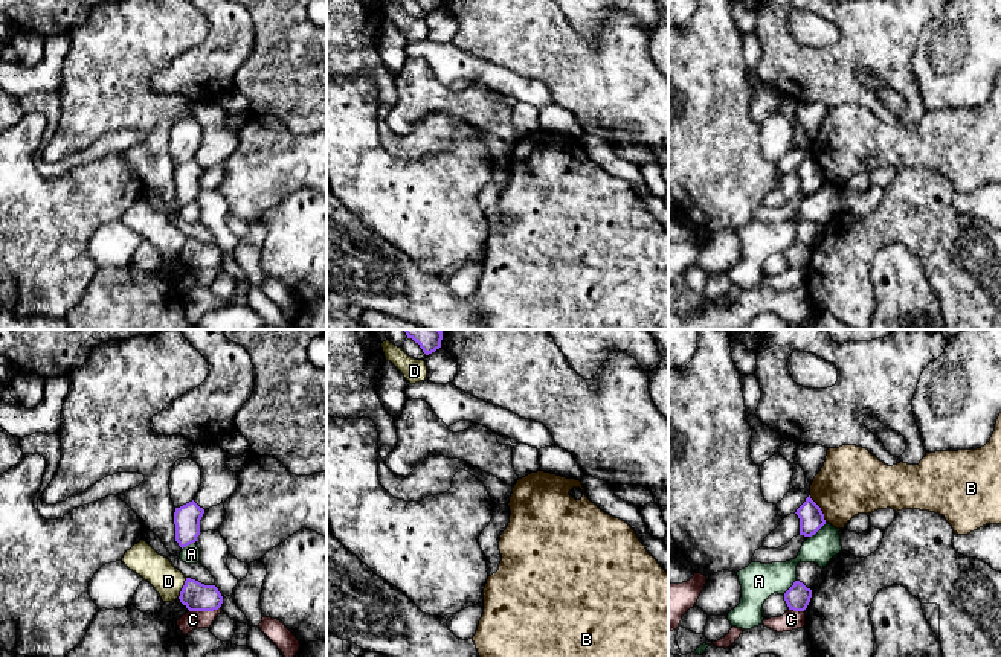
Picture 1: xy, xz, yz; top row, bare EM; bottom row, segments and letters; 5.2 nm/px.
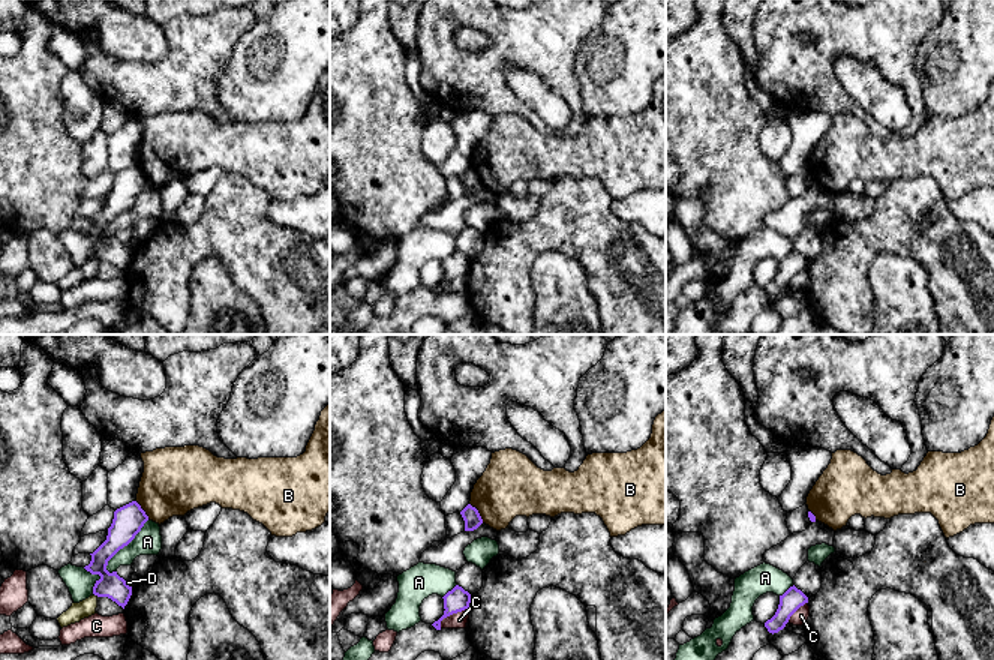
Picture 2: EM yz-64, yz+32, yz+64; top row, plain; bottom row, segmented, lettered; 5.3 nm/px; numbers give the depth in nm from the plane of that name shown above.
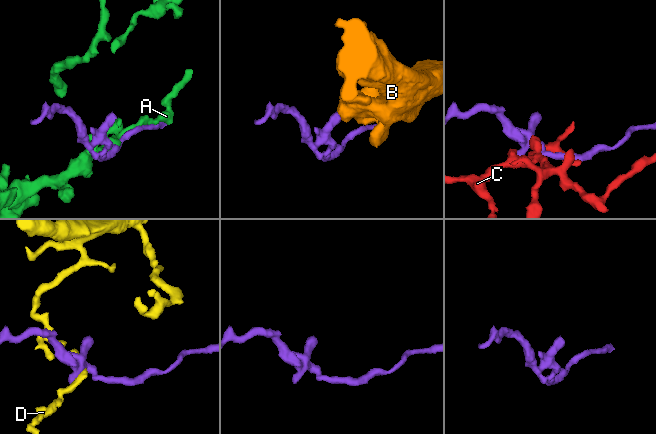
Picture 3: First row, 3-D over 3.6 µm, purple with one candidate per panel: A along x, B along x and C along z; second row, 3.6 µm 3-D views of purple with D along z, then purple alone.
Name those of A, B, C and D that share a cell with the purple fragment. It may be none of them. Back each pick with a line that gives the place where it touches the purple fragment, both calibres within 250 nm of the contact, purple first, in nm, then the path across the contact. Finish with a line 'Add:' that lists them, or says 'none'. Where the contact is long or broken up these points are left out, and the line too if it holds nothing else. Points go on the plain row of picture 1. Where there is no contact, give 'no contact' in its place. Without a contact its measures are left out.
Add: none

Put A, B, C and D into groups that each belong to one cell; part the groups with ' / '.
A / B / C / D

